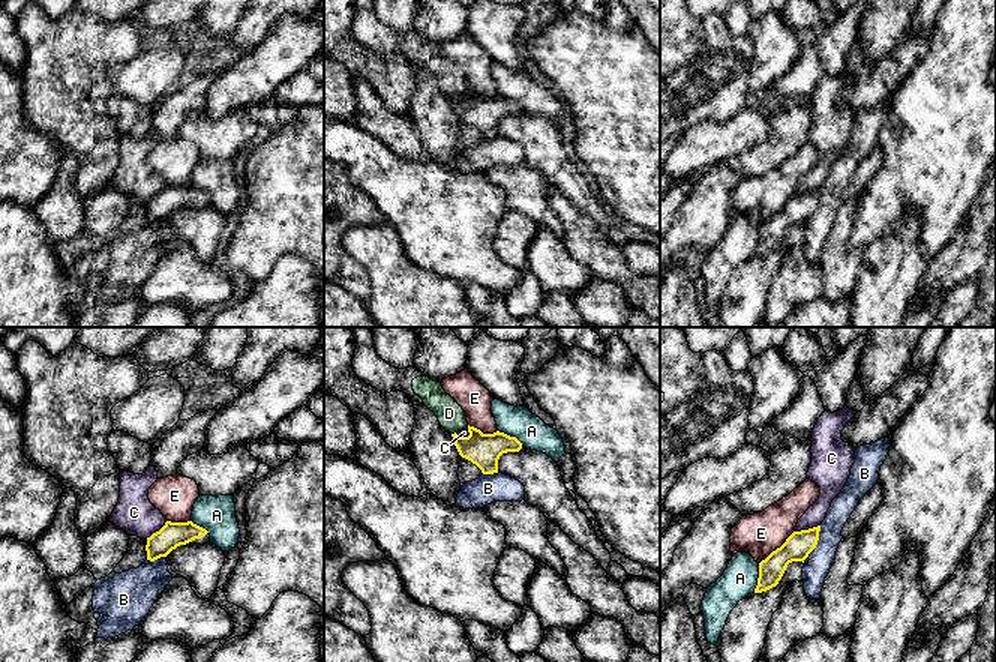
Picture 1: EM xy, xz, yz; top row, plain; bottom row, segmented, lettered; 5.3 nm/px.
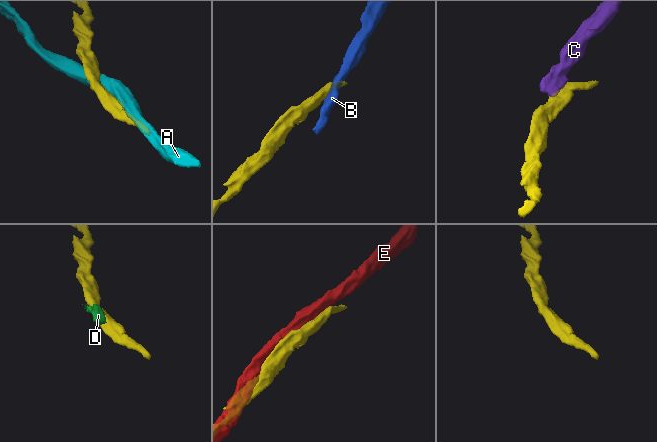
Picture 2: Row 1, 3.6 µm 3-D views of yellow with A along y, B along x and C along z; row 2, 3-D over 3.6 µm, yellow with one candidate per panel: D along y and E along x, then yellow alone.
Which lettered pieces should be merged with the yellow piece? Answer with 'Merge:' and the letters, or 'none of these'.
Merge: none of these

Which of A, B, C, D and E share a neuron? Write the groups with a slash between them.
A / B / C D / E

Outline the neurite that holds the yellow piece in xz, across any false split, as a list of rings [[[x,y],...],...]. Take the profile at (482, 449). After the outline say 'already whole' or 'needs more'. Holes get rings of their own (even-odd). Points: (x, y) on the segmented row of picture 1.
[[[468,425],[468,437],[452,434],[459,455],[476,464],[483,474],[498,473],[498,459],[502,453],[519,452],[522,443],[504,432],[483,434]]]; already whole

